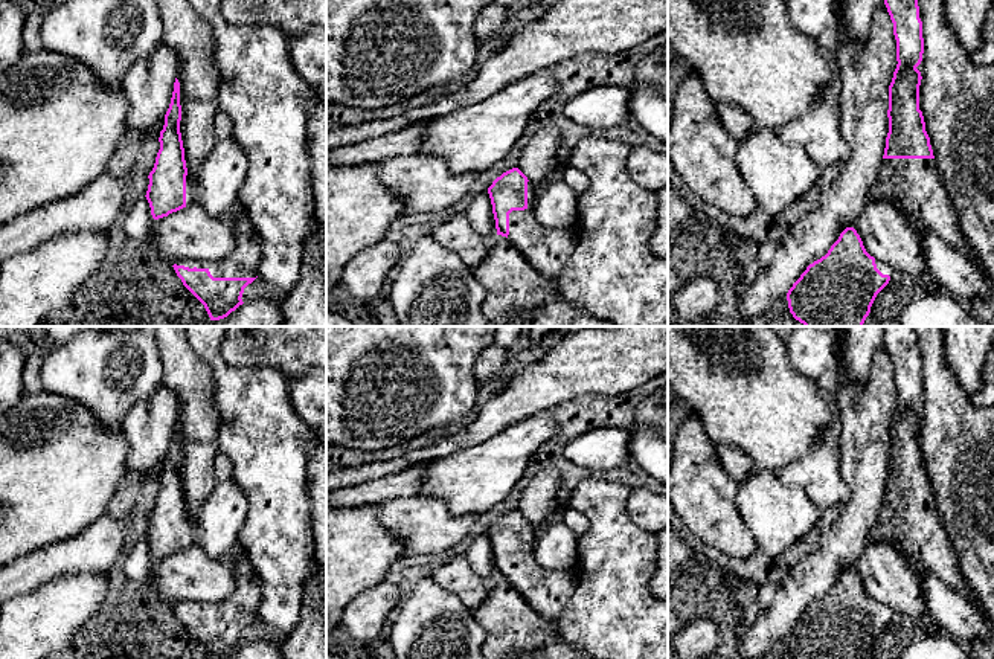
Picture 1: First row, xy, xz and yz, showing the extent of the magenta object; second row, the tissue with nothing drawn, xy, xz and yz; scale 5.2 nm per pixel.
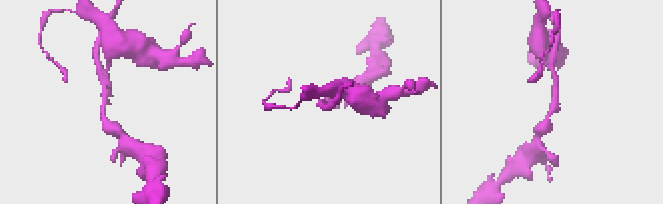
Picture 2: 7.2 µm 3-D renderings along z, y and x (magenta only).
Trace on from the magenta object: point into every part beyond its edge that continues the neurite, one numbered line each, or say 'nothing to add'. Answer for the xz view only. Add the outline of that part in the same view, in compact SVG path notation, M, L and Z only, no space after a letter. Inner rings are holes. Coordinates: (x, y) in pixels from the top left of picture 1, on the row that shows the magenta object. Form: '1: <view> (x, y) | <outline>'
1: xz (548, 250) | M527 182L527 207L509 214L511 244L546 278L556 279L576 244L575 227L546 229L535 215L537 194Z

